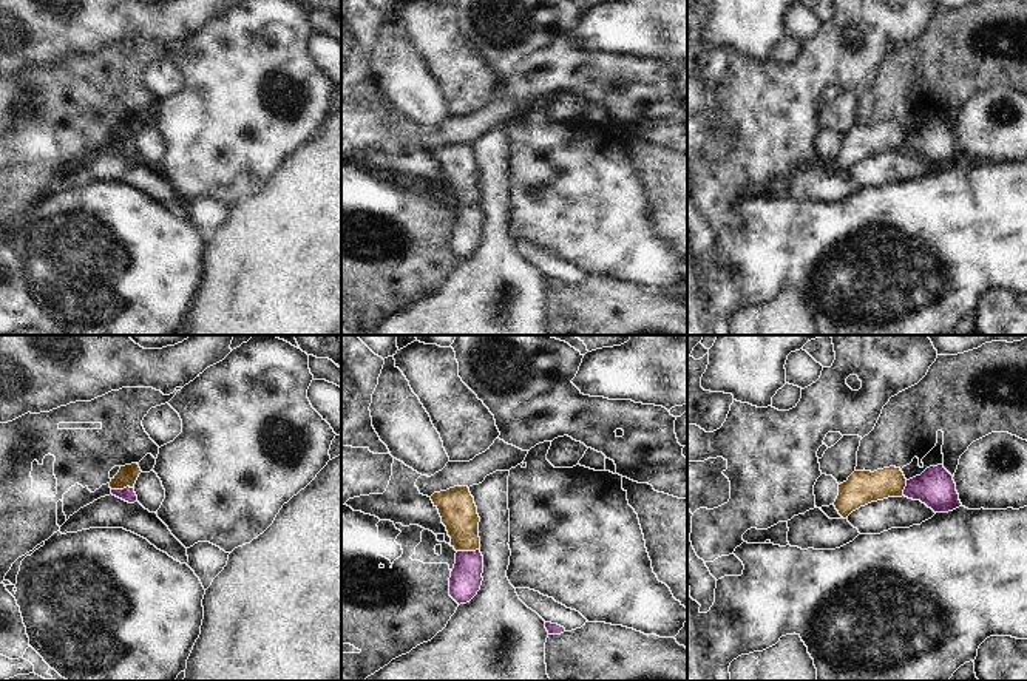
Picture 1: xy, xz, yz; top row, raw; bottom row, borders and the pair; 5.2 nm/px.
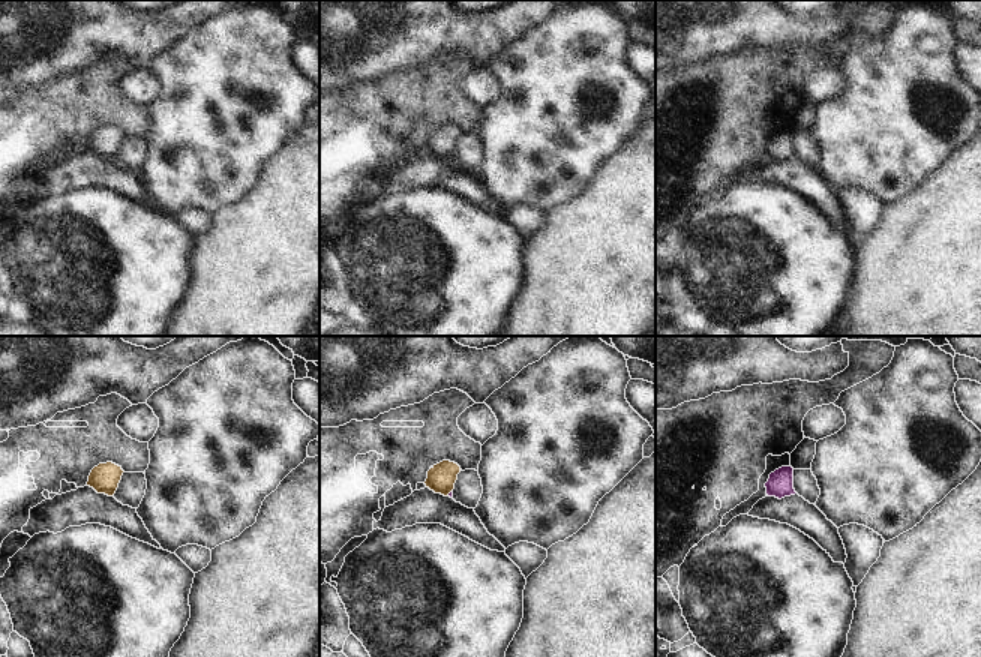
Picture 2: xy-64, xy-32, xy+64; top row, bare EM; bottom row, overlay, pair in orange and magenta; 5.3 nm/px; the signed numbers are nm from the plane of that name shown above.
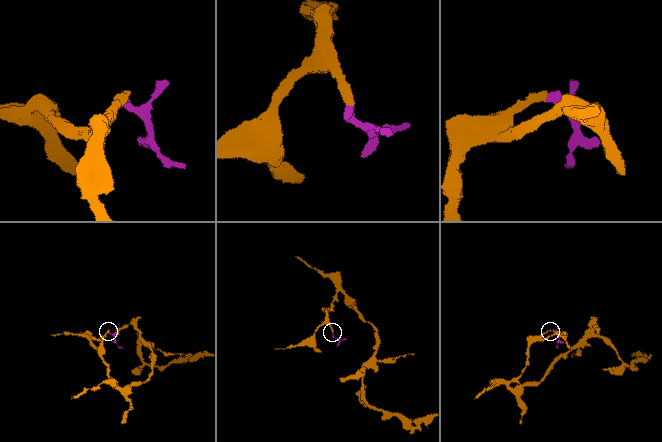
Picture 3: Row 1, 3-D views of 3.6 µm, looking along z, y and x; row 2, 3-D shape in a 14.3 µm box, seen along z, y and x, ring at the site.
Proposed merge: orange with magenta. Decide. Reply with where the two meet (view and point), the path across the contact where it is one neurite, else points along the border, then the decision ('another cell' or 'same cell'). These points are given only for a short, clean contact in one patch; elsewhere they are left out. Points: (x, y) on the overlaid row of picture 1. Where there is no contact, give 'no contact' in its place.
meets orange in xy at (122, 488); border along xy (133, 487), (111, 490); another cell

